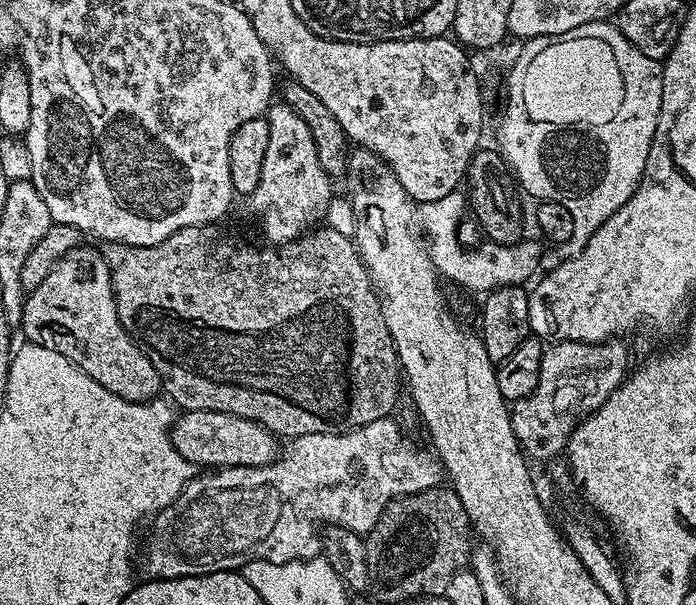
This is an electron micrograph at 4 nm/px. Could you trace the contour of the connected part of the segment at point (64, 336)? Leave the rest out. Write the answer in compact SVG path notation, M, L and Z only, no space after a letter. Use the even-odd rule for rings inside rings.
M73 246L69 252L62 257L56 265L50 270L50 274L46 274L46 278L42 281L42 286L38 286L32 292L27 293L24 297L24 313L21 316L19 327L24 328L23 339L29 344L41 344L47 348L52 348L58 354L65 356L72 364L79 366L82 371L90 378L94 378L94 382L98 382L102 386L106 386L106 390L110 390L114 394L118 394L118 398L126 398L133 400L139 404L143 404L145 400L154 400L161 395L162 377L158 374L158 370L154 366L154 362L150 362L148 353L144 351L141 345L133 340L131 334L122 326L122 322L118 318L118 310L116 309L116 293L112 291L112 271L108 269L108 261L103 255L100 256L92 248L80 248L81 246Z

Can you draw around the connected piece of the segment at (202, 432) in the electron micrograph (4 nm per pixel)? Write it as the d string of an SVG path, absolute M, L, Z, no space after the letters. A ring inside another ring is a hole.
M214 410L181 411L172 425L172 445L186 462L200 470L237 468L238 466L266 466L277 459L278 437L256 420L238 418Z

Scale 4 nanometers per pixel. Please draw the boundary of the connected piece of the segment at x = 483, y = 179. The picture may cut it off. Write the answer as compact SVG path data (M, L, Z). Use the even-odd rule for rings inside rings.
M481 147L472 156L466 177L467 203L470 212L476 215L479 231L495 244L517 244L525 235L524 208L520 205L521 189L509 163L495 147Z

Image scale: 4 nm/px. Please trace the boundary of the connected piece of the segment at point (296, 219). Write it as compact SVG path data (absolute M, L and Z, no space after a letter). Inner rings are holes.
M302 130L300 134L270 134L270 146L266 146L266 158L262 160L262 178L258 178L258 186L246 198L246 204L250 211L256 215L260 228L269 245L283 246L294 240L300 239L309 230L315 229L321 223L320 220L328 212L332 204L333 177L322 166L318 158L318 146L314 146L314 134L310 130ZM288 136L294 136L294 150L300 152L288 152Z

